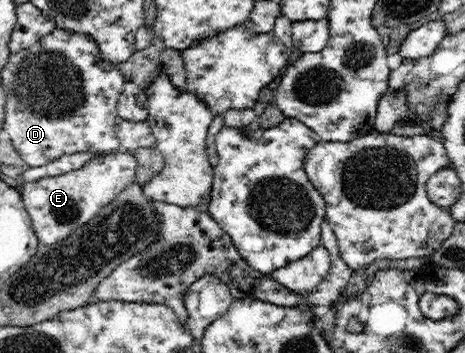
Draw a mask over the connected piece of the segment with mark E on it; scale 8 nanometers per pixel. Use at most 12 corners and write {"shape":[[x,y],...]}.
{"shape":[[129,151],[22,185],[39,244],[65,240],[135,182]]}

